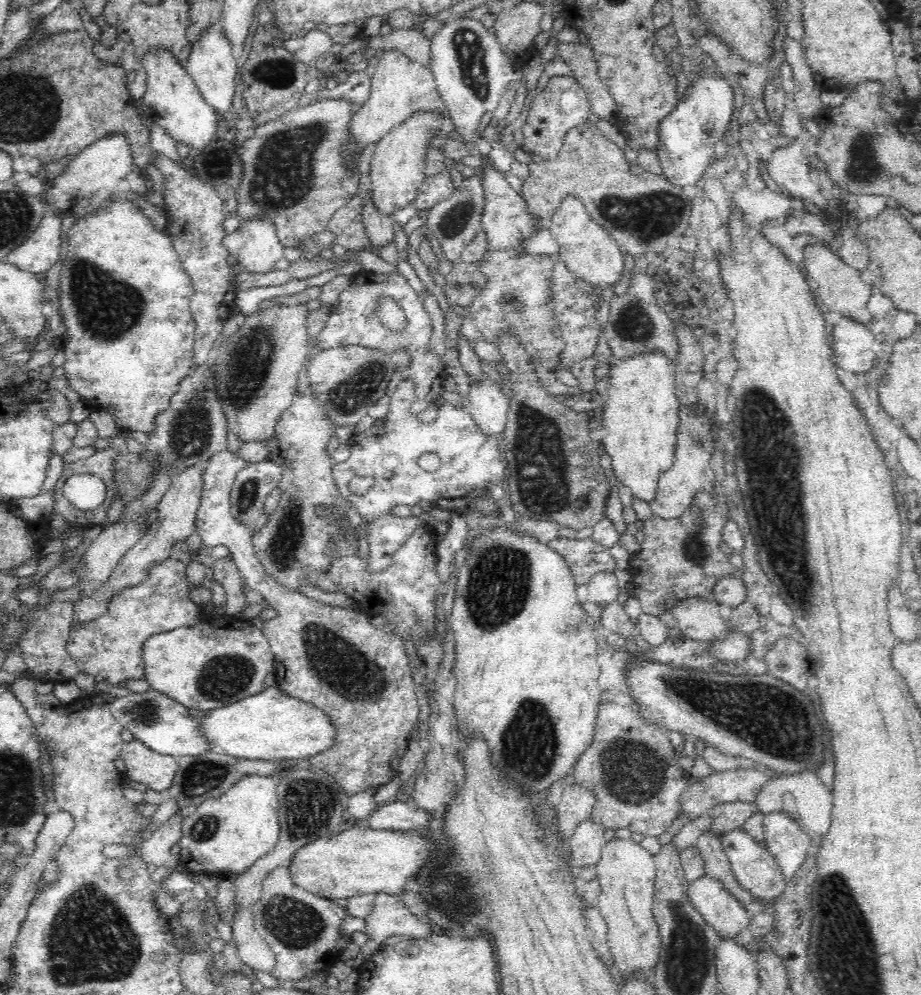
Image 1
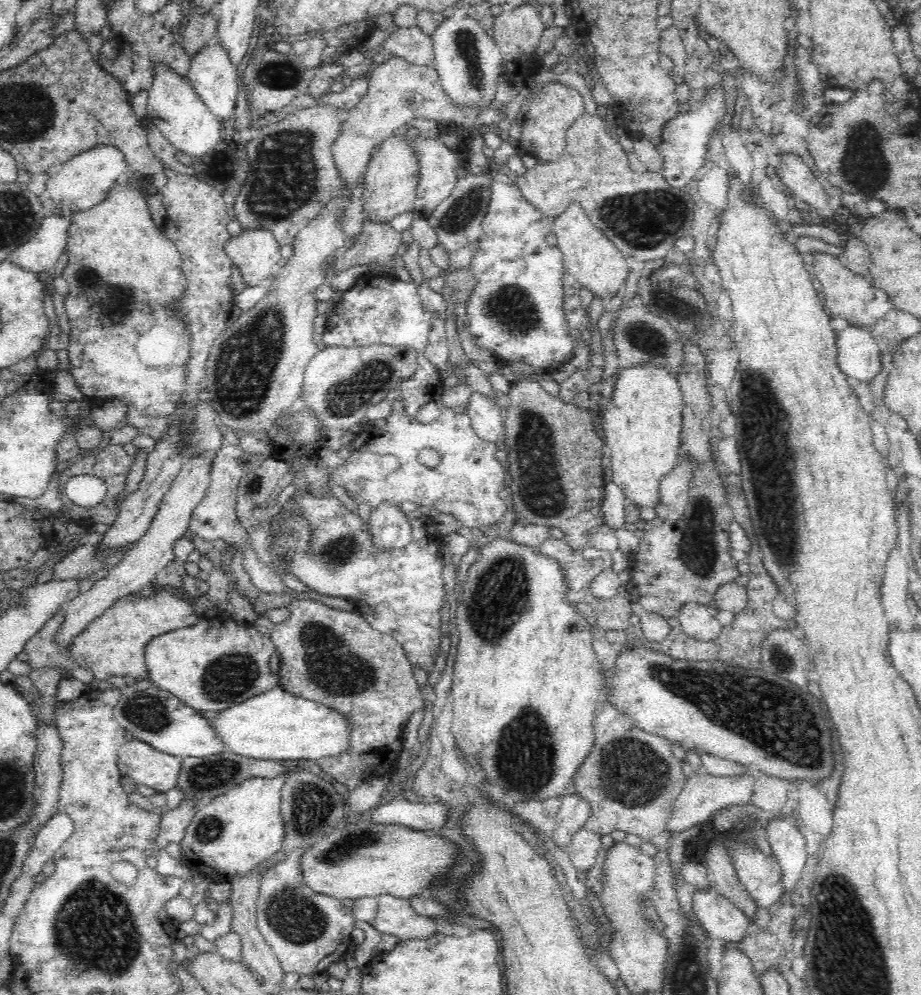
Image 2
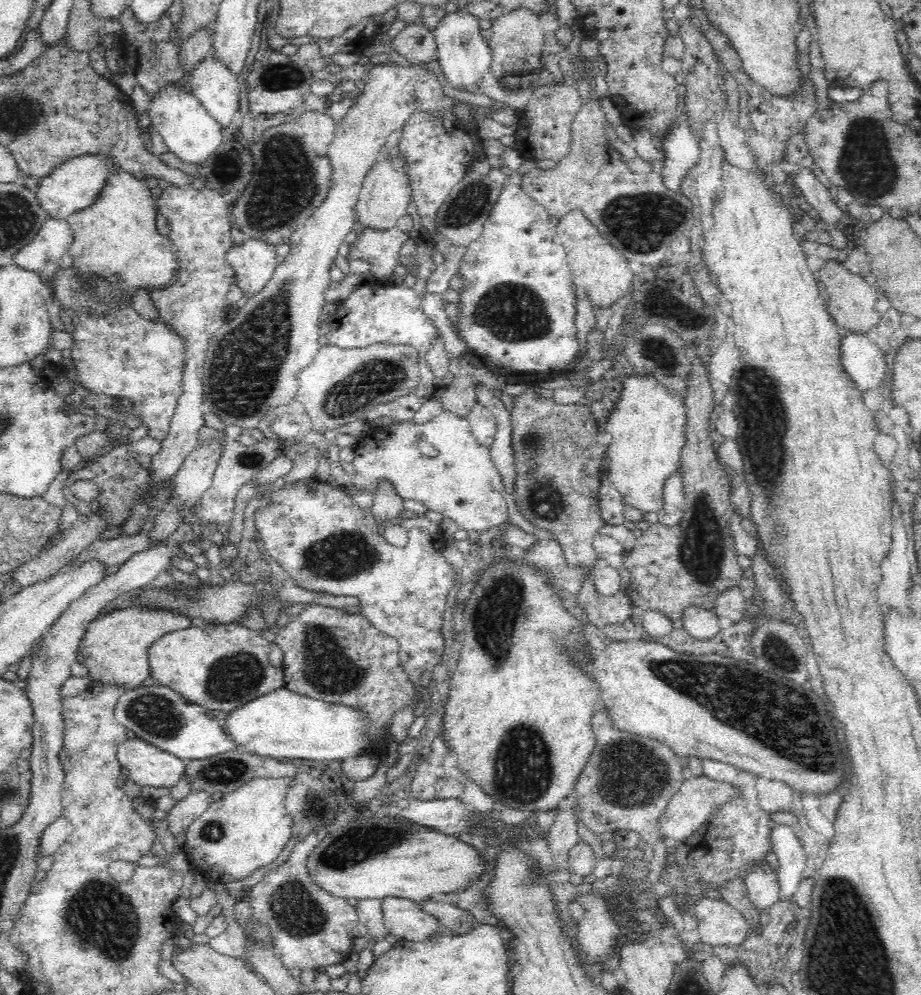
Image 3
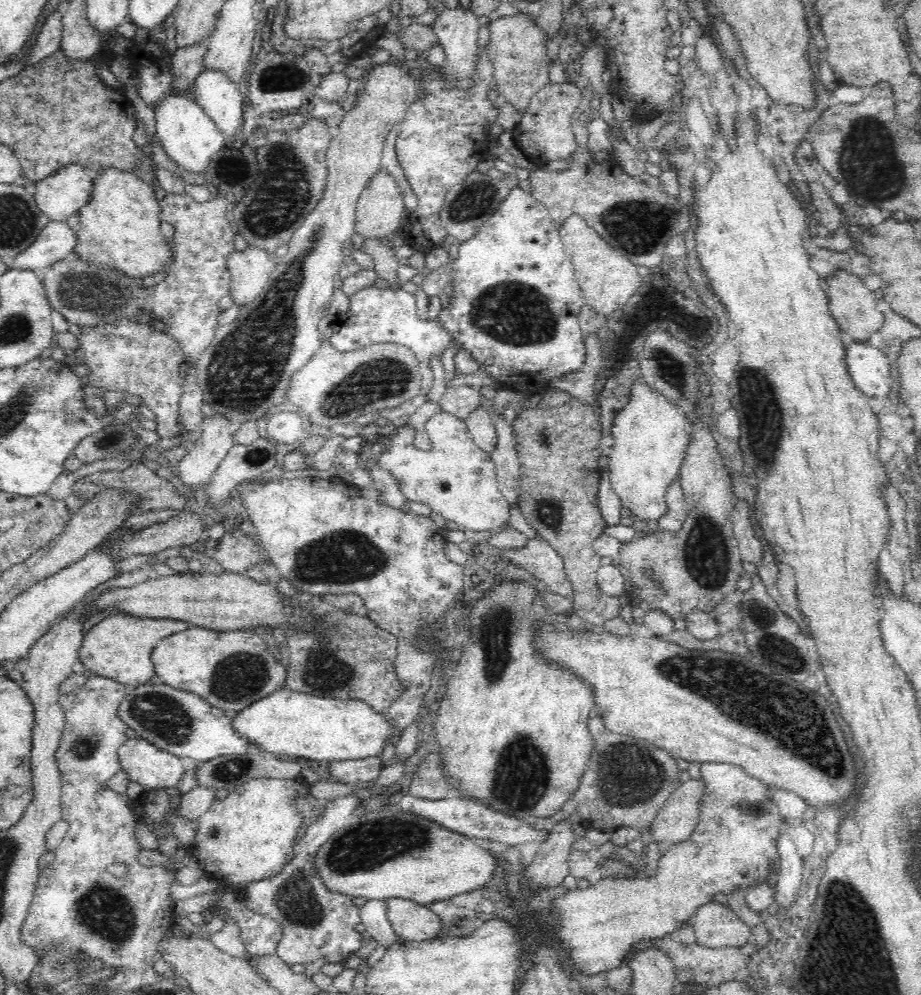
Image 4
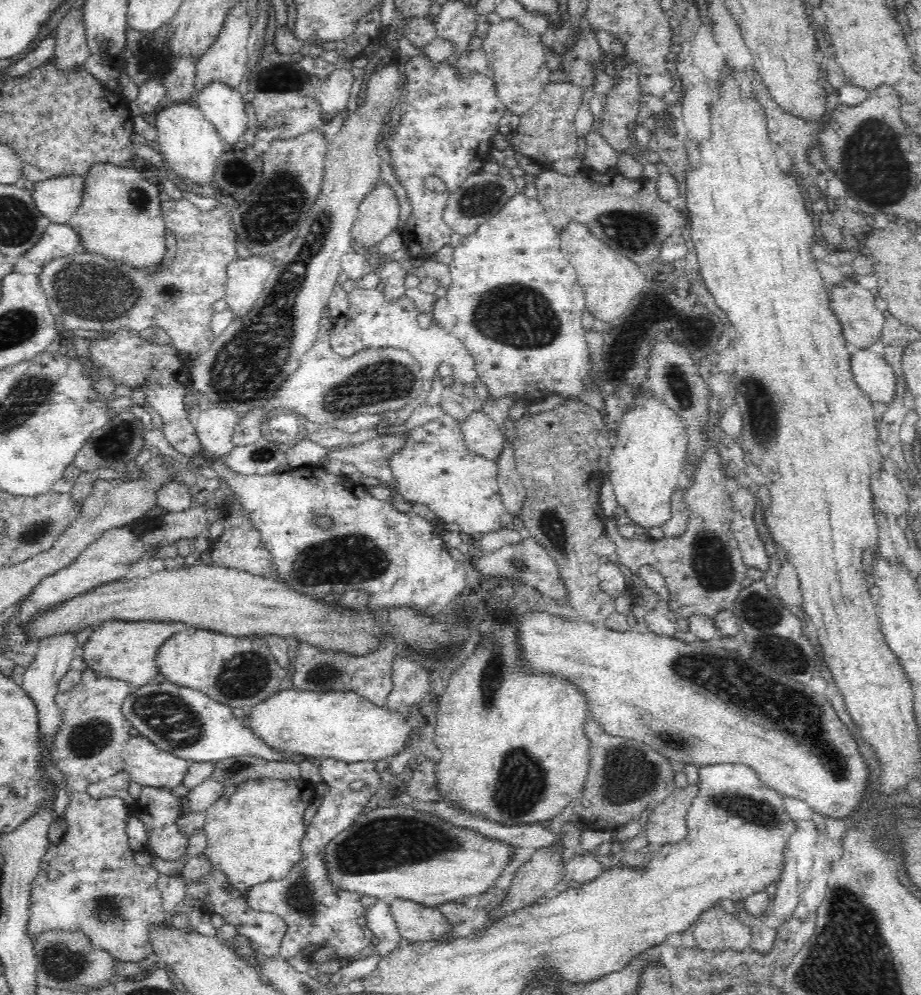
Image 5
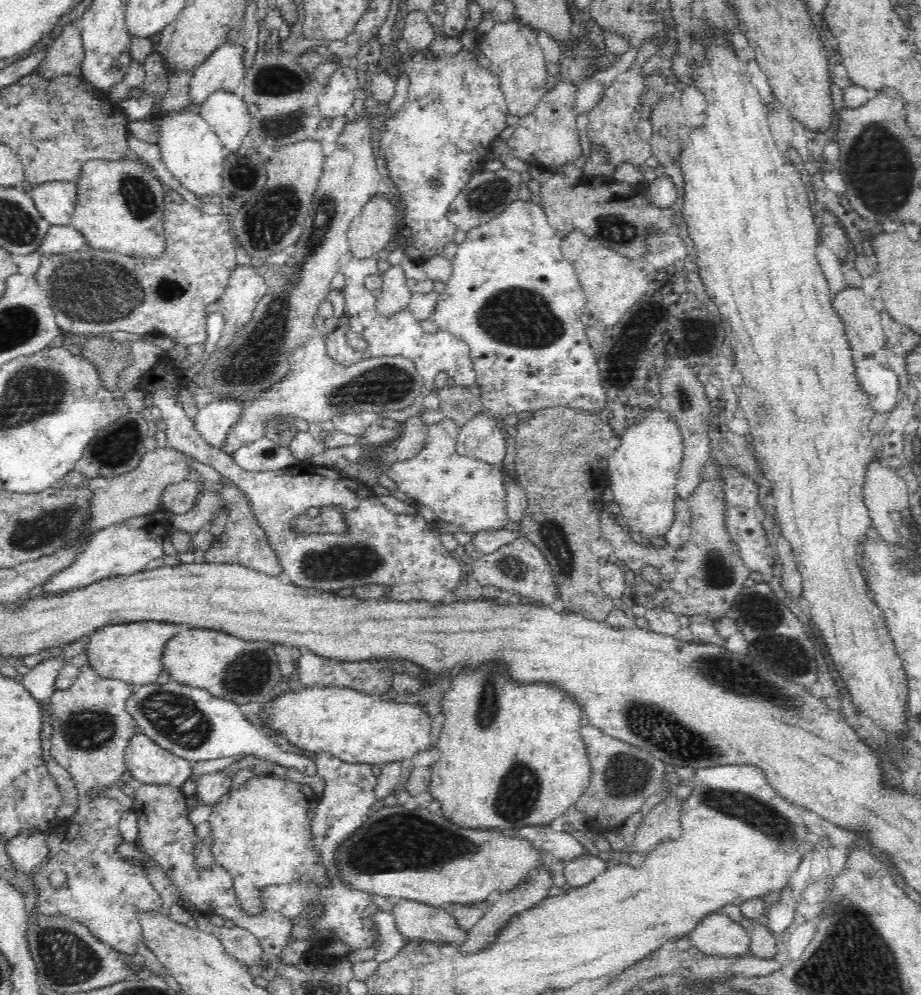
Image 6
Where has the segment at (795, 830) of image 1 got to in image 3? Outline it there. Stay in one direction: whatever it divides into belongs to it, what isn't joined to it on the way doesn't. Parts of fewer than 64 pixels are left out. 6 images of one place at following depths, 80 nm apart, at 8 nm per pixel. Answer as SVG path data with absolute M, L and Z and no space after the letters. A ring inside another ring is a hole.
M781 823L775 825L771 840L773 851L779 860L779 868L776 870L779 897L780 900L790 900L802 882L806 862L804 848L791 827Z

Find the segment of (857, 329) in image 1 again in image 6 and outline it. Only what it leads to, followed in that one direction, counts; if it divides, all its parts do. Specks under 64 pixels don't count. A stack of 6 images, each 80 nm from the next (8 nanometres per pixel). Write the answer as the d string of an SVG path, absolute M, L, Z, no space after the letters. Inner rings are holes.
M874 358L856 360L856 366L859 382L870 396L871 407L882 414L892 412L900 399L899 377Z

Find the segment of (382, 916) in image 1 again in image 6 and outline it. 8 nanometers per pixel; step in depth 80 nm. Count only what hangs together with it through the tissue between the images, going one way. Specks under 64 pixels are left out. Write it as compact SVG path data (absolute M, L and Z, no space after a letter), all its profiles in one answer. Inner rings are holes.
M408 899L393 901L392 914L399 932L406 940L424 939L435 943L461 945L469 930L447 910L447 906L419 903Z

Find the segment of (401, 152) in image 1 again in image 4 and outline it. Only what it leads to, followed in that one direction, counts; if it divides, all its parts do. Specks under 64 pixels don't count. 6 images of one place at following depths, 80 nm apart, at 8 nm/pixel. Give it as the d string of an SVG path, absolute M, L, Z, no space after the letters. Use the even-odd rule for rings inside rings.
M387 171L376 174L358 201L355 233L363 240L380 240L395 235L402 228L399 222L405 212L403 198L394 174Z

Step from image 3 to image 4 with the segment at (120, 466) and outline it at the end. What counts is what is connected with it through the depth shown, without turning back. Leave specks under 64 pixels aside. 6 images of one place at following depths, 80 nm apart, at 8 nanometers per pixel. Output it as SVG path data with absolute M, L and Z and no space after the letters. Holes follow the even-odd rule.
M136 460L132 464L129 464L127 469L118 468L111 470L101 470L94 472L84 478L78 479L72 486L72 495L78 496L85 503L88 499L91 499L96 491L99 491L102 487L130 487L134 493L138 493L142 497L142 504L138 511L132 512L132 515L140 514L141 512L148 512L156 509L173 508L174 510L183 510L186 506L184 496L180 495L178 488L174 484L164 477L157 476L150 468L143 465L140 461Z

